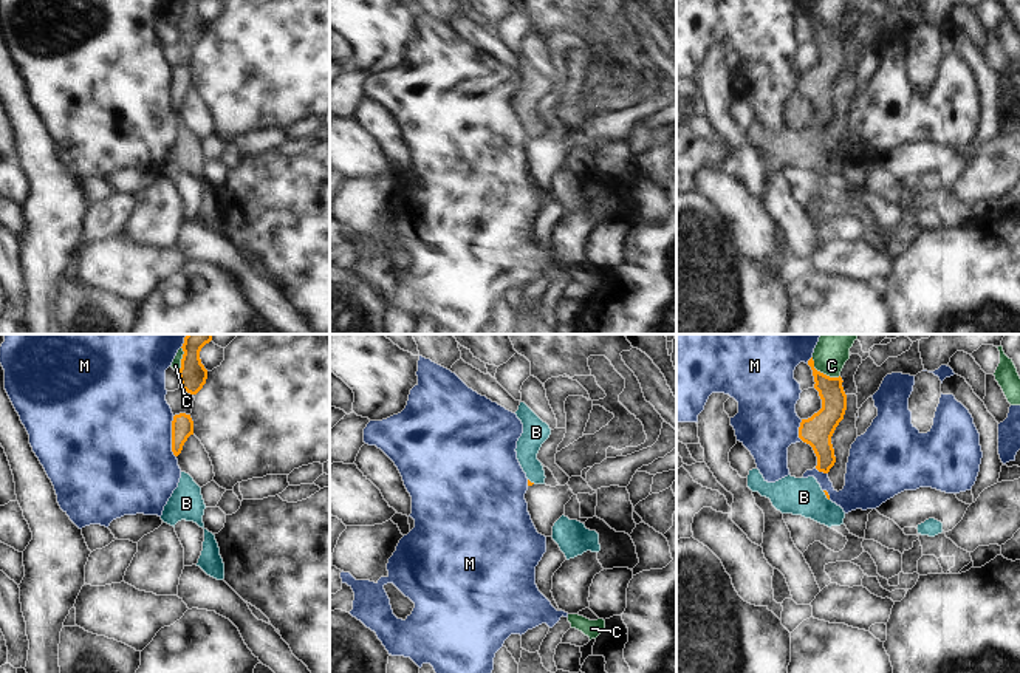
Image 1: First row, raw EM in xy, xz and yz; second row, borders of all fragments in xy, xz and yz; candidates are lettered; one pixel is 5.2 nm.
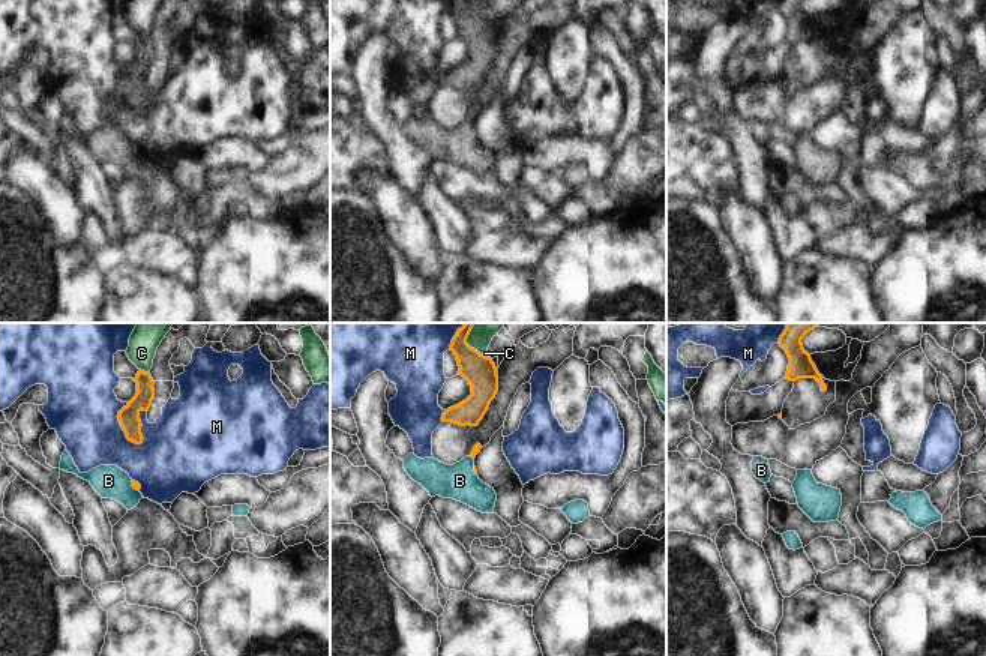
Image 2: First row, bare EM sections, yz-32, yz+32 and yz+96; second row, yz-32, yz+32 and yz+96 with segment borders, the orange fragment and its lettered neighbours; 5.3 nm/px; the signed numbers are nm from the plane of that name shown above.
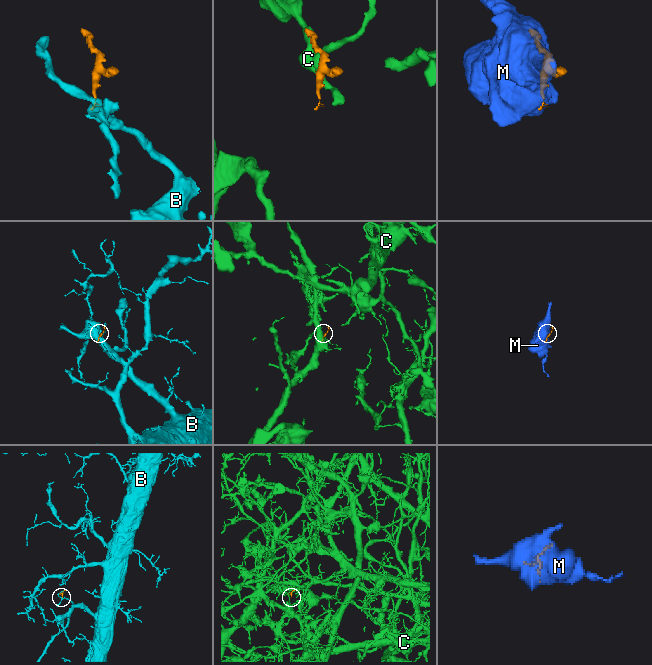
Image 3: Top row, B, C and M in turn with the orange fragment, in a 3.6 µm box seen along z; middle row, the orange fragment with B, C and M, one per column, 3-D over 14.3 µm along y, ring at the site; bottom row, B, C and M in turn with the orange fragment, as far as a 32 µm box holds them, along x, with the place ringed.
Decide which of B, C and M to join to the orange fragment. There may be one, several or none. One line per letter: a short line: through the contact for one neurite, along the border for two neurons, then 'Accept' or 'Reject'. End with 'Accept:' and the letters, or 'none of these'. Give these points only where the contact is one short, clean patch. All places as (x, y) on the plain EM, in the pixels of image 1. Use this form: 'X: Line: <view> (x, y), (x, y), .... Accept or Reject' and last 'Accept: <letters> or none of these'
B: Line: yz (824, 144), (825, 147), (804, 150). Accept
C: Line: yz (811, 11), (818, 23), (830, 30), (839, 30). Reject
M: Reject
Accept: B

